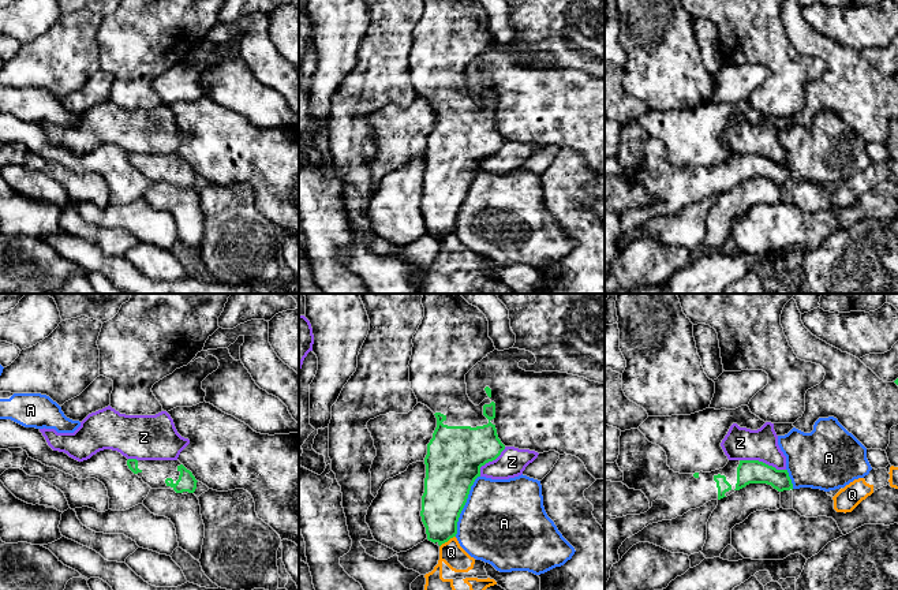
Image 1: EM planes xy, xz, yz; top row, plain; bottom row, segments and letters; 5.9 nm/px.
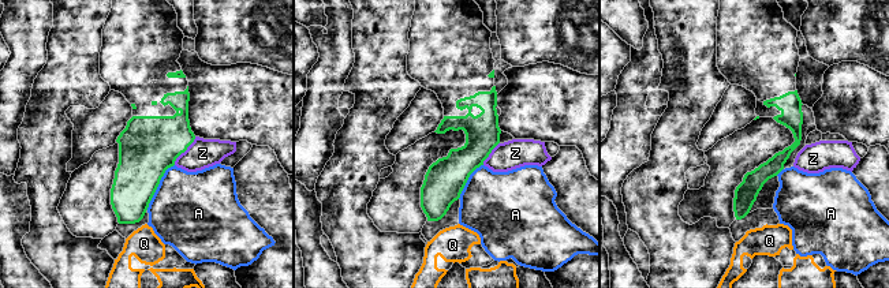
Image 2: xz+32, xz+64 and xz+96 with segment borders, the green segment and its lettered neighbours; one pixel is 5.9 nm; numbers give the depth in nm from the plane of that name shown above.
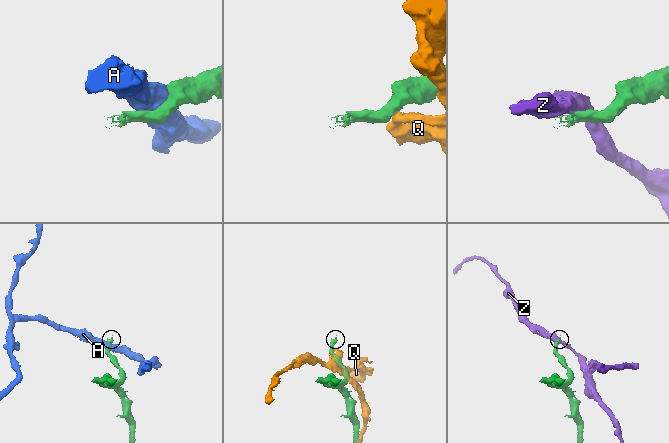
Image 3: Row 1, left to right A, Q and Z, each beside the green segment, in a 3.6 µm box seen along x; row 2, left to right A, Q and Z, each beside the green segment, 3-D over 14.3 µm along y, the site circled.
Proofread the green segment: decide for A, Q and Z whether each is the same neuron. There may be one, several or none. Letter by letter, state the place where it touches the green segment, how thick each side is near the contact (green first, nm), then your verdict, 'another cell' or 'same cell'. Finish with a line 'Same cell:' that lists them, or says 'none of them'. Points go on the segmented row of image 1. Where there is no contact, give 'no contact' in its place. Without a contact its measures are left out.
A: contact xz (464, 504); calibres 320 and 500 nm; another cell
Q: contact xz (446, 541); calibres 260 and 140 nm; another cell
Z: contact yz (762, 462); calibres 140 and 190 nm; another cell
Same cell: none of them

